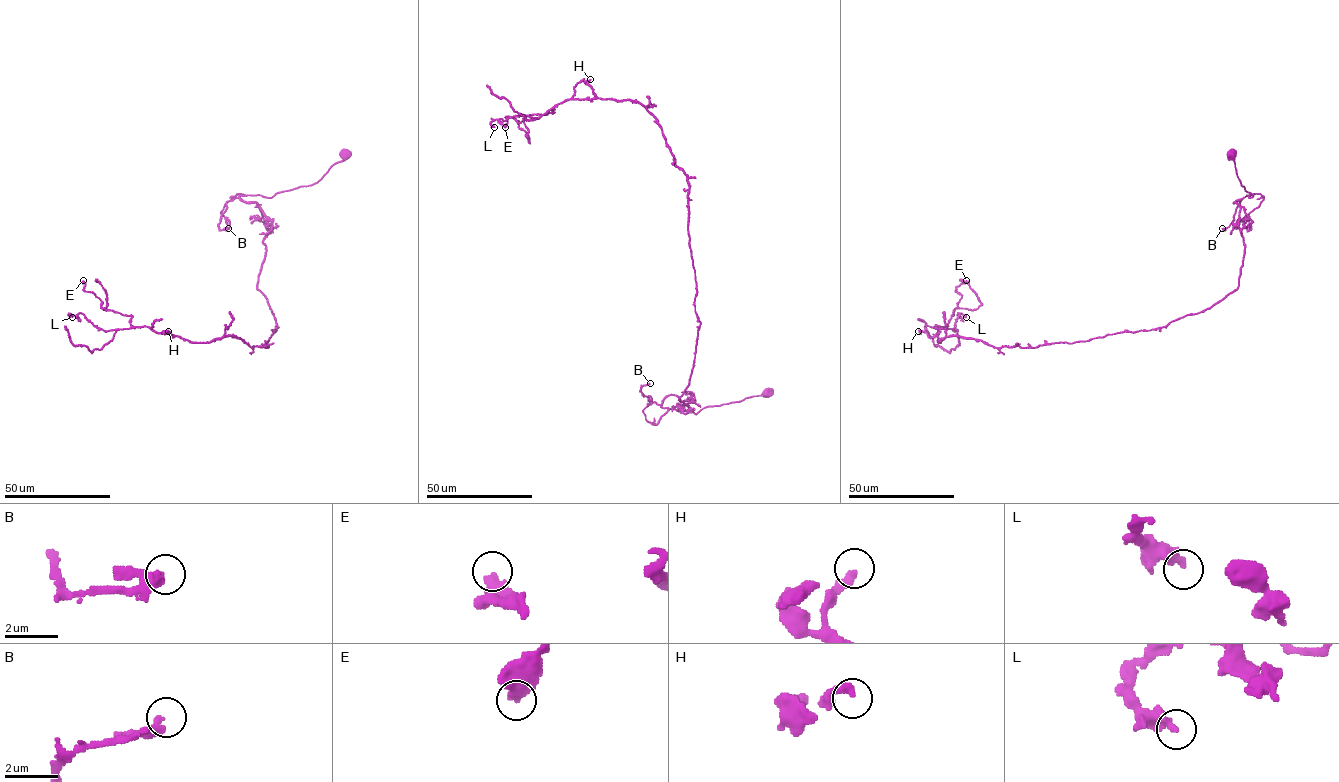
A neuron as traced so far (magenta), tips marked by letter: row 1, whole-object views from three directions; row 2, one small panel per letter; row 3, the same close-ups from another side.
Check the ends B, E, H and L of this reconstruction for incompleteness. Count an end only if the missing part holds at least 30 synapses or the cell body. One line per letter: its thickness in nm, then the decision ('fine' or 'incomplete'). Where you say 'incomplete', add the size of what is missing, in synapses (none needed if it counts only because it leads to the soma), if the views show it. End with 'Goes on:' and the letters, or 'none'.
B: calibre 400 nm; fine
E: calibre 420 nm; fine
H: calibre 340 nm; fine
L: calibre 360 nm; fine
Goes on: none

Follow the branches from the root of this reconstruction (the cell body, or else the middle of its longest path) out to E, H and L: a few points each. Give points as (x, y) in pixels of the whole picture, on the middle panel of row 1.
E: (767, 391), (661, 406), (694, 399), (679, 397), (700, 322), (689, 182), (657, 120), (592, 98), (505, 127)
H: (767, 391), (661, 406), (694, 399), (679, 399), (700, 326), (689, 182), (657, 120), (590, 79)
L: (767, 391), (661, 406), (694, 399), (679, 397), (700, 322), (689, 182), (642, 105), (569, 99), (494, 127)

